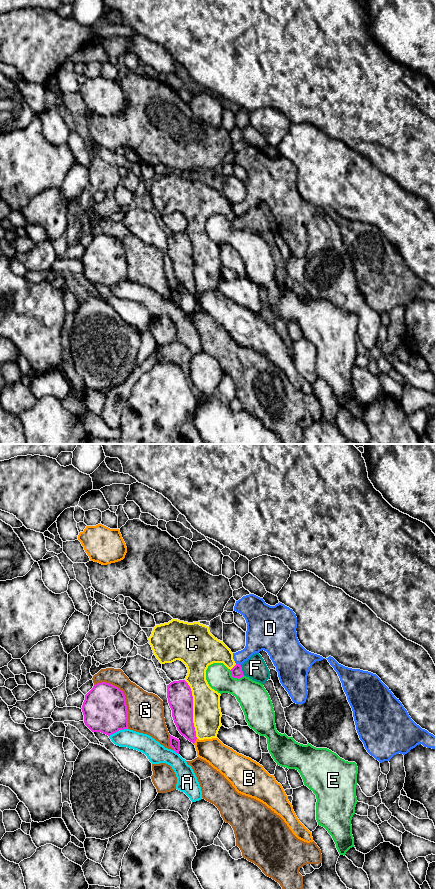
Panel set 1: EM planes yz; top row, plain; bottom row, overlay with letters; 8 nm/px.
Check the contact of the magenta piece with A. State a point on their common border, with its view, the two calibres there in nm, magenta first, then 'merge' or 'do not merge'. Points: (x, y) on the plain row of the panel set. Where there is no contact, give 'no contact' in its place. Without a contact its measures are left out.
meets magenta in yz at (118, 282); 360 nm thick on the magenta side, 150 nm on the other; do not merge

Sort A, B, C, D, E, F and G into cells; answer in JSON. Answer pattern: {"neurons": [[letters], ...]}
{"neurons": [["A"], ["B"], ["C"], ["D"], ["E"], ["F"], ["G"]]}

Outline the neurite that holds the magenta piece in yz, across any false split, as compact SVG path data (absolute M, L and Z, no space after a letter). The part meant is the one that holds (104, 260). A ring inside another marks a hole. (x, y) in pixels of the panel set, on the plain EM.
M101 234L85 247L82 257L84 275L92 284L108 288L128 281L125 247L118 239Z

